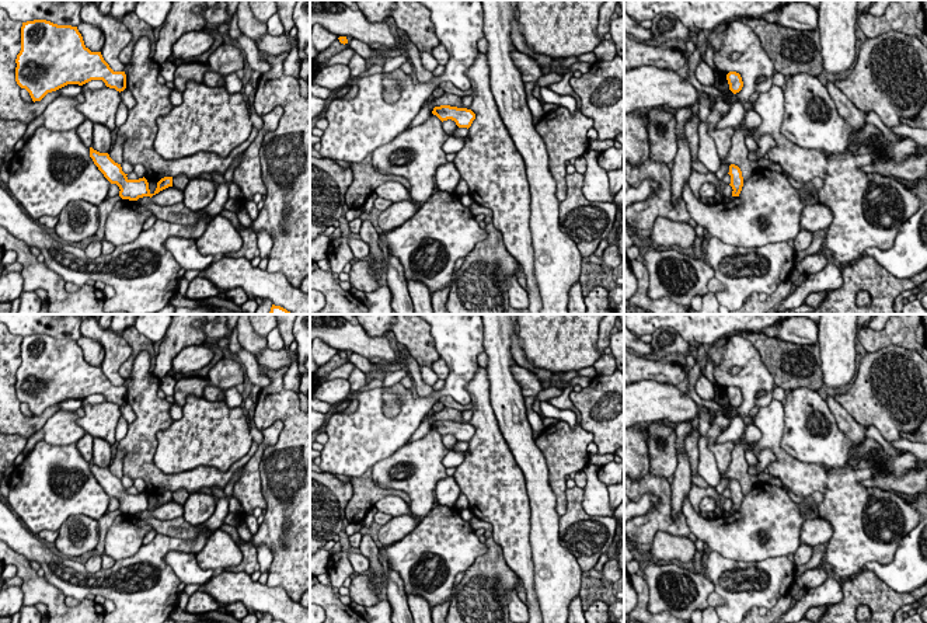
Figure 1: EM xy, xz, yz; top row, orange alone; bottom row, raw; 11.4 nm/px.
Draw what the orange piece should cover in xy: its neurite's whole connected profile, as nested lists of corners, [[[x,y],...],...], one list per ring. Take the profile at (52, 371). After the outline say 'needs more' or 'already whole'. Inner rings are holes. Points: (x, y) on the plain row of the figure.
[[[46,334],[22,337],[21,365],[15,377],[15,396],[29,407],[34,417],[67,398],[83,400],[91,394],[102,394],[107,401],[119,407],[126,403],[125,386],[114,386],[101,366],[91,366],[77,341],[72,340],[57,340]]]; already whole

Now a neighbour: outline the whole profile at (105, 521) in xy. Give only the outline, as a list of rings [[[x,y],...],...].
[[[119,509],[118,511],[112,511],[112,512],[107,512],[105,515],[102,515],[98,519],[98,526],[100,526],[100,539],[98,539],[98,544],[95,546],[95,550],[100,556],[104,554],[104,542],[105,542],[105,536],[108,529],[112,526],[115,518],[122,514]]]

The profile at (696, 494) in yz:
[[[691,483],[691,488],[690,488],[690,493],[689,493],[689,500],[690,500],[690,504],[691,507],[694,508],[694,511],[701,516],[701,511],[700,511],[700,501],[704,498],[704,497],[711,497],[715,500],[717,502],[717,507],[714,509],[714,515],[715,516],[721,516],[722,515],[722,497],[717,493],[715,488],[712,487],[707,487],[707,488],[700,488],[697,485],[694,485]]]

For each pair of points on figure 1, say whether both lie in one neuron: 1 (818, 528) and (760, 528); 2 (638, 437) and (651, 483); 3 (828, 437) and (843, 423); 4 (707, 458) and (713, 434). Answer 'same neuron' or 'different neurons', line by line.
1: different neurons
2: different neurons
3: different neurons
4: different neurons

